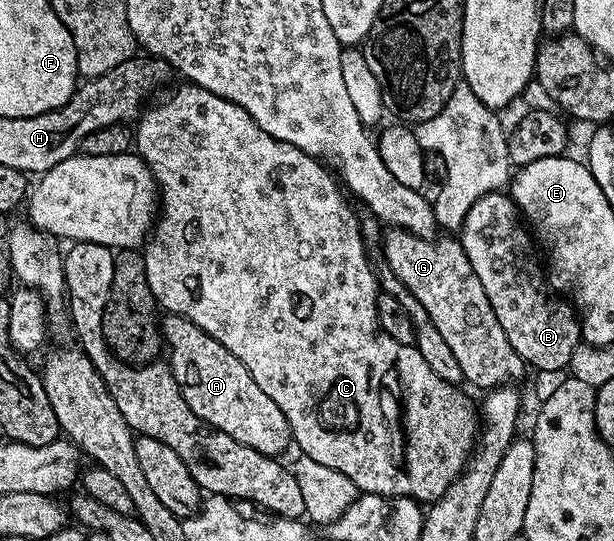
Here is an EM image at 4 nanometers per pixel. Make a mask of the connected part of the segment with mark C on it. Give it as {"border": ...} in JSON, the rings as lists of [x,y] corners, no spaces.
{"border":[[[182,85],[168,98],[161,99],[156,106],[148,105],[137,119],[139,127],[136,125],[133,130],[134,153],[151,169],[158,186],[157,217],[141,250],[145,260],[145,276],[149,276],[149,288],[156,303],[167,314],[188,318],[197,328],[213,336],[213,340],[229,348],[229,352],[233,352],[233,356],[237,356],[237,360],[249,368],[249,376],[257,380],[257,388],[261,388],[261,392],[265,392],[265,396],[269,396],[269,400],[273,400],[273,404],[285,412],[294,445],[299,445],[306,457],[317,460],[317,464],[325,464],[325,468],[345,472],[345,476],[349,476],[349,480],[353,480],[353,484],[365,494],[413,498],[420,504],[430,504],[445,496],[449,484],[457,480],[466,466],[477,441],[481,422],[476,407],[475,410],[471,407],[470,400],[462,394],[459,386],[441,380],[441,376],[437,376],[437,372],[425,364],[425,356],[421,356],[419,350],[393,340],[393,336],[381,328],[377,316],[381,286],[377,278],[375,282],[375,270],[367,259],[369,247],[359,231],[360,215],[355,215],[350,204],[343,199],[344,191],[340,183],[320,159],[309,156],[293,144],[269,136],[269,132],[262,130],[249,116],[249,112],[245,112],[245,108],[200,86]]]}

